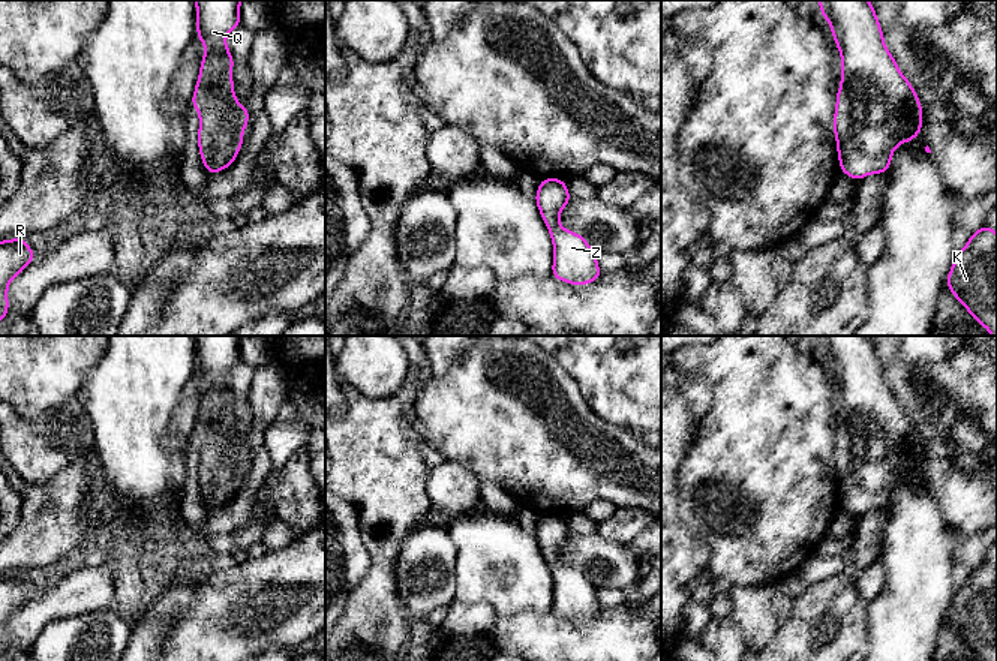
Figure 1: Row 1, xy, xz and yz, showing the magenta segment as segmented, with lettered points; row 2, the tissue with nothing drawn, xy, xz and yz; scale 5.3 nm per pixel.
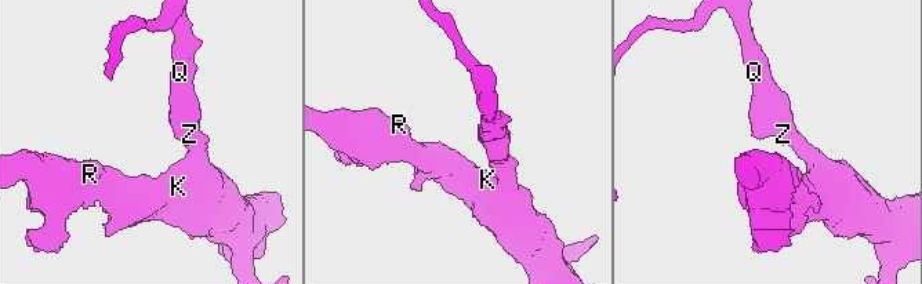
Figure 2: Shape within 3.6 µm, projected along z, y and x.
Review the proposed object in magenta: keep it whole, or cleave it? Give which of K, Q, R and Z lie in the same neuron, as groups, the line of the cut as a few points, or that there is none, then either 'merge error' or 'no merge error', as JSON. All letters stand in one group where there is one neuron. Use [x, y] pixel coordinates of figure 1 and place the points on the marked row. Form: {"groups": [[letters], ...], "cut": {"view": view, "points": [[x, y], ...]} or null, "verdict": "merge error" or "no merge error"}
{"groups": [["K", "Q", "R", "Z"]], "cut": null, "verdict": "no merge error"}

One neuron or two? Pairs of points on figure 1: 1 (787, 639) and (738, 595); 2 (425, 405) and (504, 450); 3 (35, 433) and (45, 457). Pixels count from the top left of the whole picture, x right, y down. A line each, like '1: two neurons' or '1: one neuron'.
1: two neurons
2: one neuron
3: one neuron

